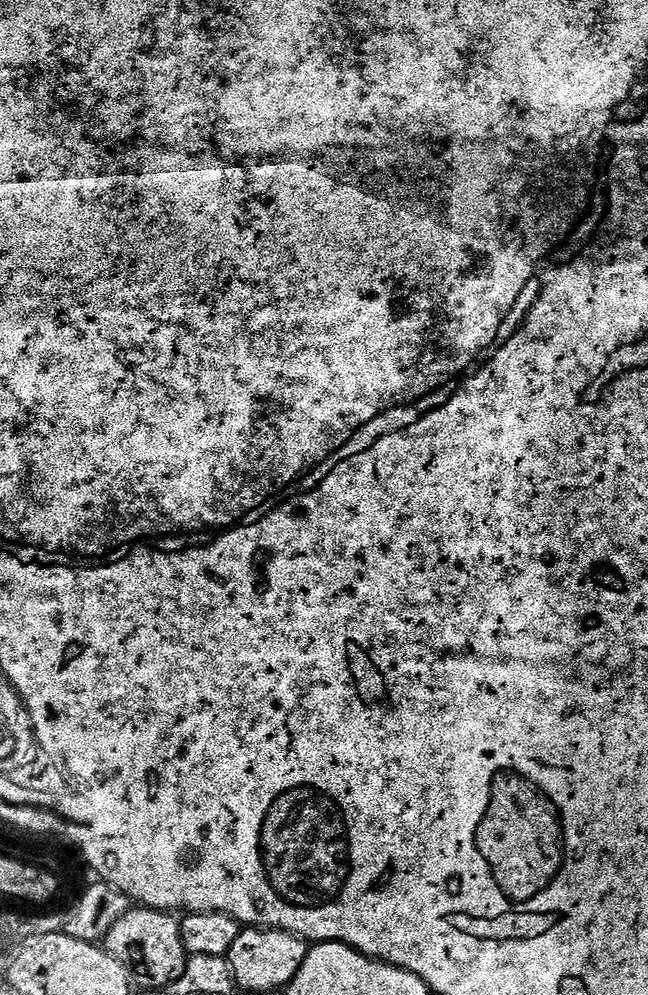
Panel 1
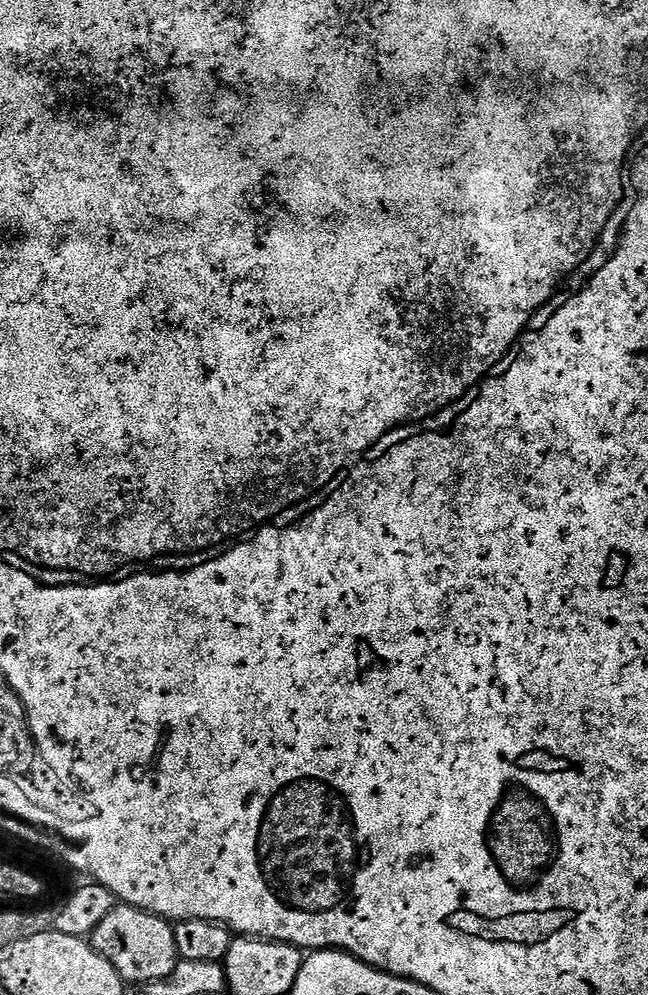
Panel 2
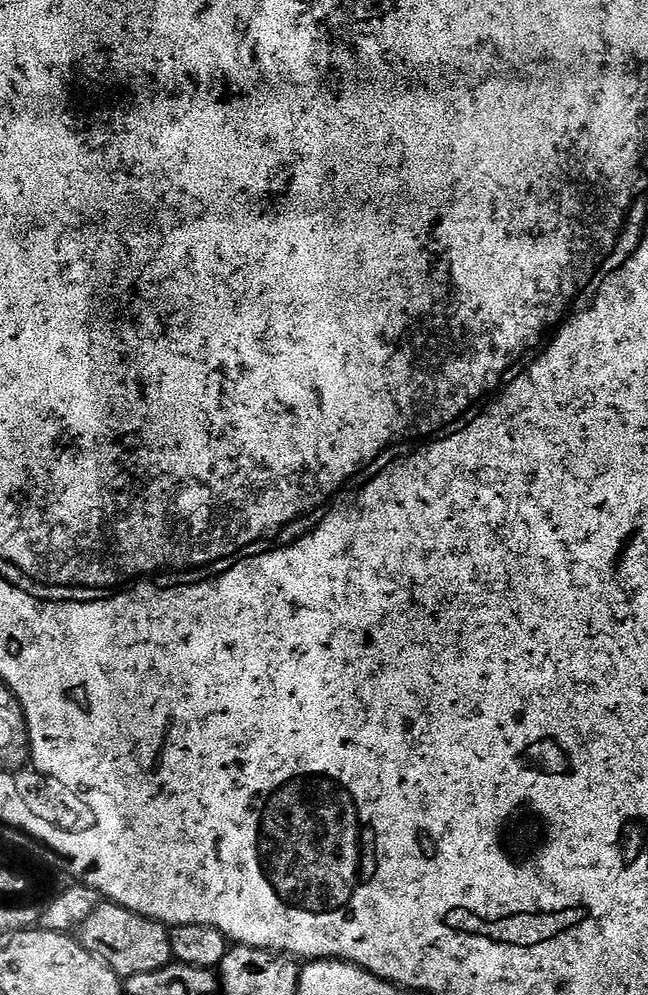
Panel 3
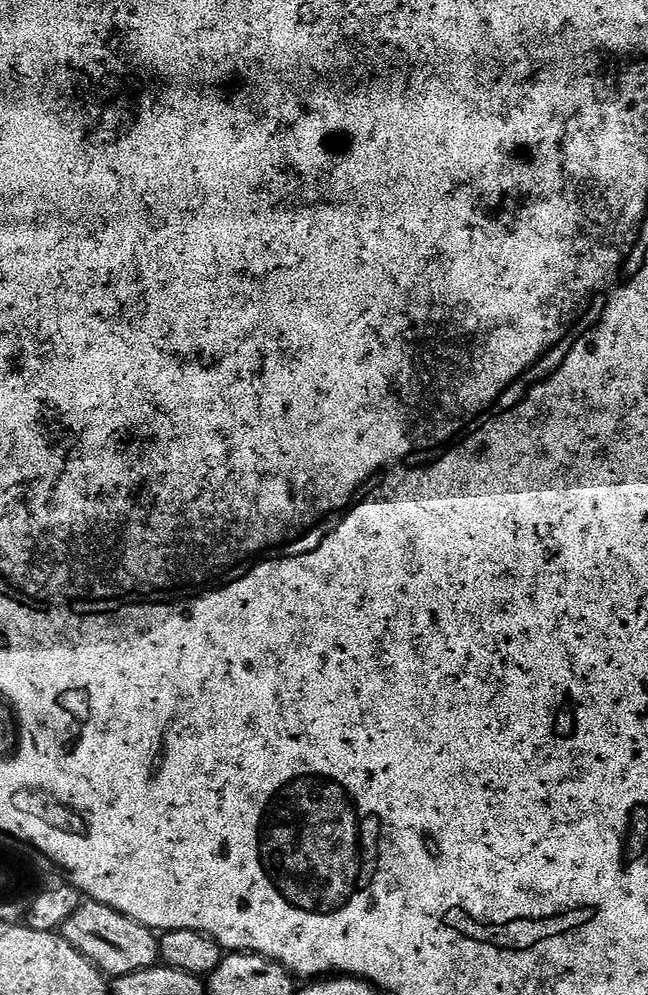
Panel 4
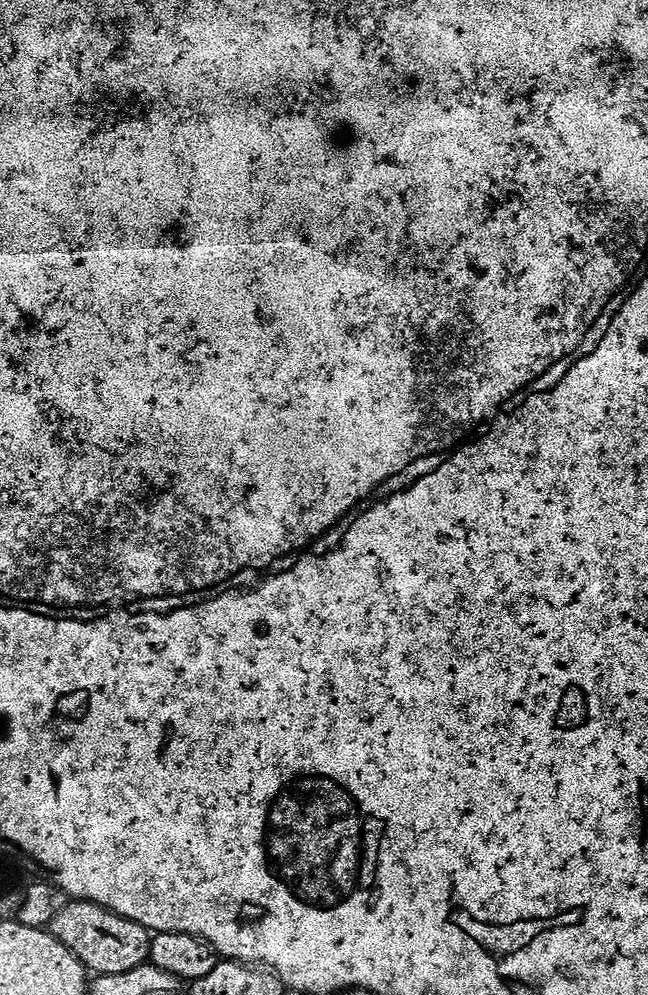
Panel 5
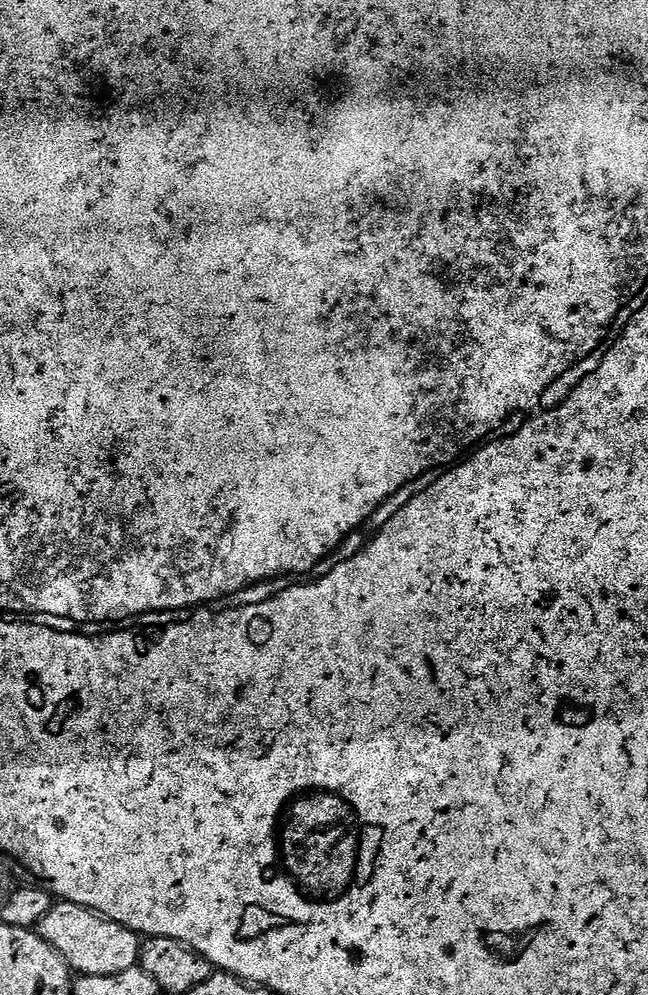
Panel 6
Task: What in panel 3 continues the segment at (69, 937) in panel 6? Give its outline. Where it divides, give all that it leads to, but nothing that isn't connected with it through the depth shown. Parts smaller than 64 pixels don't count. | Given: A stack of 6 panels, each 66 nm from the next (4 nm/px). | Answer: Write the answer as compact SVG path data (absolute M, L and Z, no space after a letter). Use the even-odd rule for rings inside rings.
M111 902L100 903L94 914L82 922L78 939L91 956L106 962L106 966L110 966L110 970L114 970L121 978L147 974L149 970L162 970L162 966L174 960L172 937L165 925Z

